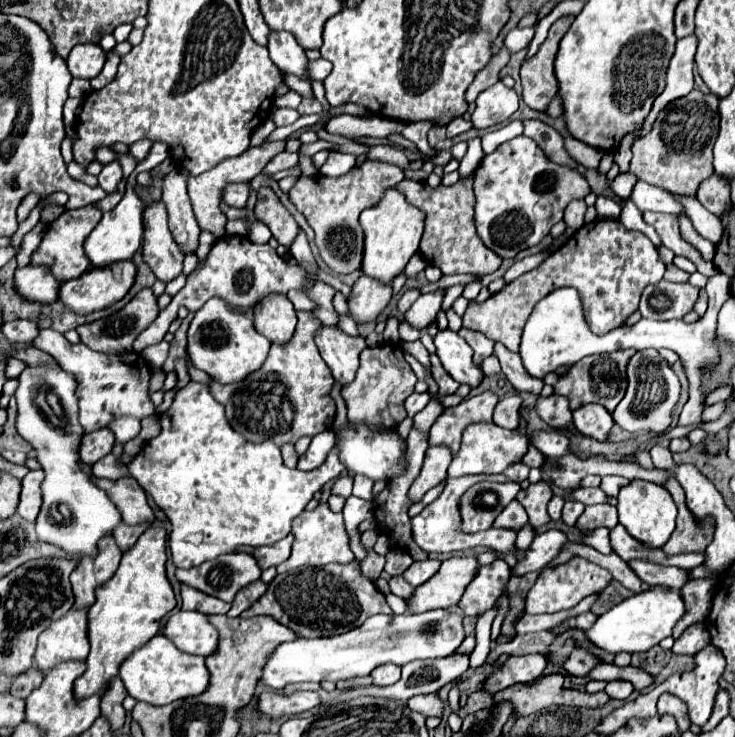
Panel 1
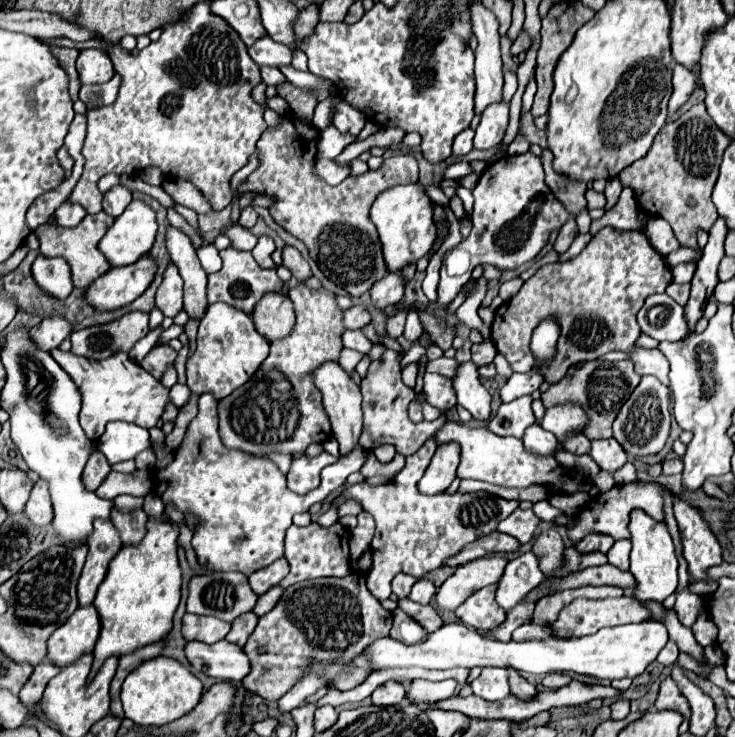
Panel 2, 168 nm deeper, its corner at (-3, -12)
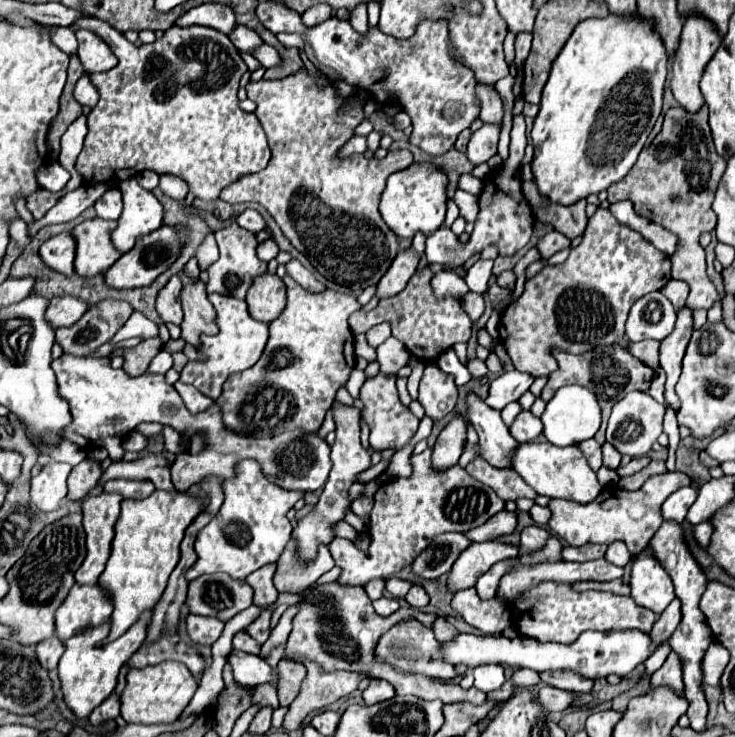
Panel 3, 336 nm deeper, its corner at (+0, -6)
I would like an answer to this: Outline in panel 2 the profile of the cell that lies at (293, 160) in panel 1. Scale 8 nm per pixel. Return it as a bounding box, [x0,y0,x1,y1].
[239,206,257,228]

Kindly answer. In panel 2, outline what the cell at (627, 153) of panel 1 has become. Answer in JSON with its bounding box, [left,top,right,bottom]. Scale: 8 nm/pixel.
[589,186,639,236]

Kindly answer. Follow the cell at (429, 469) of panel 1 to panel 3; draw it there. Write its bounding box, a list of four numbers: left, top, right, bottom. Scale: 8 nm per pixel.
[432,414,468,470]

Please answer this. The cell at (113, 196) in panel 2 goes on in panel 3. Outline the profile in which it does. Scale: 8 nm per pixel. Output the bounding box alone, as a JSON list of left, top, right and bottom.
[94,188,122,220]

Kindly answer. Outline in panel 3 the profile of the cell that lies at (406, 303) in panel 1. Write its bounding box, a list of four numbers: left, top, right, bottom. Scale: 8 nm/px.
[366,324,390,348]

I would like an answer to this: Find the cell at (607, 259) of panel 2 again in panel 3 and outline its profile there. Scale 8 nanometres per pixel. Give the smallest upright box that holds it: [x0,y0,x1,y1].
[498,208,670,378]

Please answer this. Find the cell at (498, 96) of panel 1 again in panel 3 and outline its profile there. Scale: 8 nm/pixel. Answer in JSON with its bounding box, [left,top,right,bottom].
[466,124,500,166]

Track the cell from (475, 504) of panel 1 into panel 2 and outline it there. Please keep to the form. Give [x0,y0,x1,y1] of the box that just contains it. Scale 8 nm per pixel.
[331,436,517,600]

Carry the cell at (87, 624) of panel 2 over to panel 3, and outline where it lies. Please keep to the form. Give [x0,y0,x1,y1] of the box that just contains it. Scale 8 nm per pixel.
[56,584,110,640]

